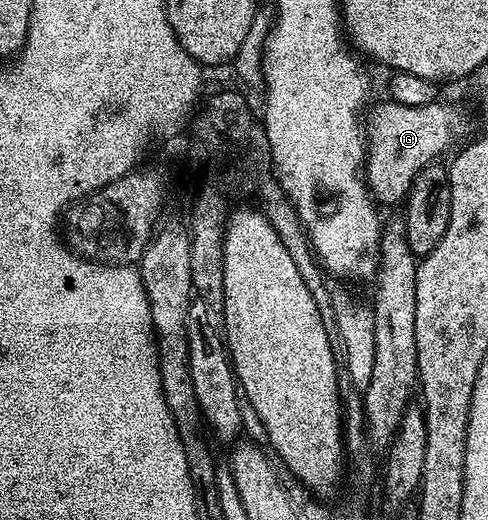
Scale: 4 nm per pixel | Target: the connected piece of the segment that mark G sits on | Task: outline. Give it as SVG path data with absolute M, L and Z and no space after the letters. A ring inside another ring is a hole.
M385 99L367 117L367 156L363 176L376 200L382 206L404 202L413 181L421 169L438 160L437 156L457 137L457 109L441 105L440 100L429 105L407 107L398 101Z

